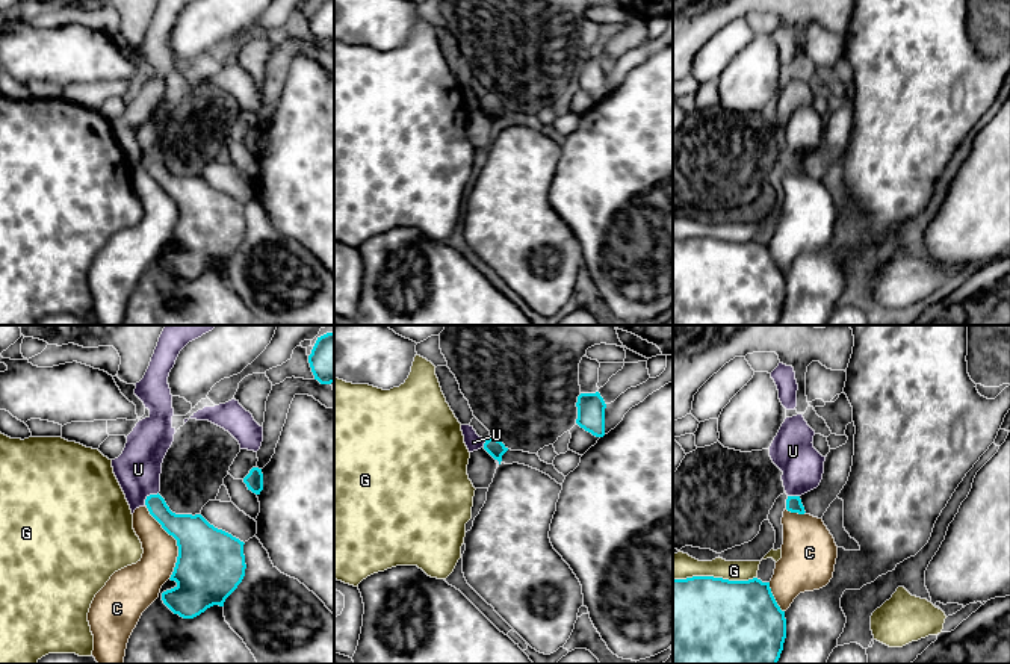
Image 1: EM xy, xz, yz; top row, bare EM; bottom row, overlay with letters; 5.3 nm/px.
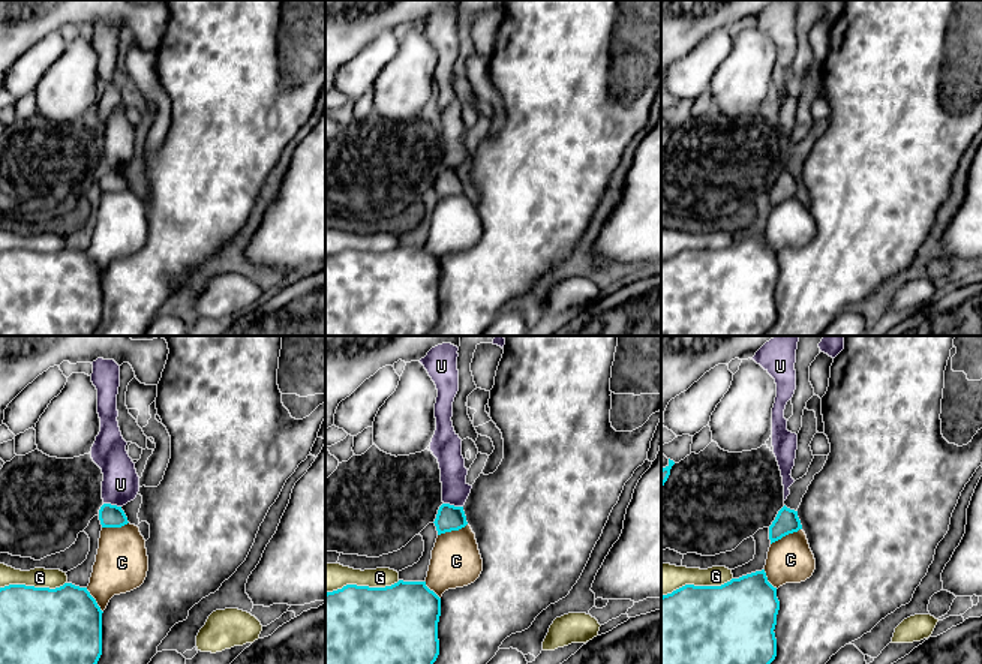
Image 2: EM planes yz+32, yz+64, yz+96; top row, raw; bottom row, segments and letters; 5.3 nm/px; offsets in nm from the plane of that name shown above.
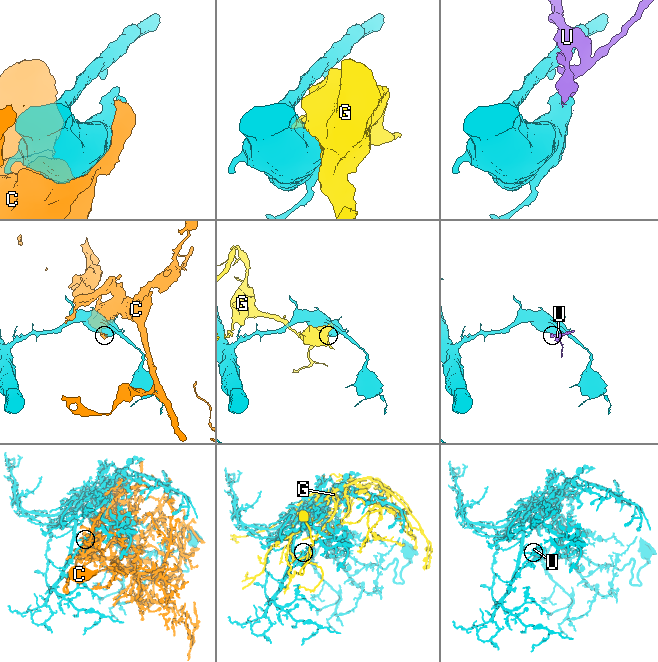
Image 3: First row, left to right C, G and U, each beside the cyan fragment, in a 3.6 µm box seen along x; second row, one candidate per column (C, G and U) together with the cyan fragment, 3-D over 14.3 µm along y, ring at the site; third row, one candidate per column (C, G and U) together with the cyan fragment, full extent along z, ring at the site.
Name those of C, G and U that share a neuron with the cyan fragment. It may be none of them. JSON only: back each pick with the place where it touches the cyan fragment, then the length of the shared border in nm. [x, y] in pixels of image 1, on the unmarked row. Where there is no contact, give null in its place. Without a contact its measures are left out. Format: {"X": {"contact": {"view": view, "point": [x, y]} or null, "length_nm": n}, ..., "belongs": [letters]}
{"belongs": []}

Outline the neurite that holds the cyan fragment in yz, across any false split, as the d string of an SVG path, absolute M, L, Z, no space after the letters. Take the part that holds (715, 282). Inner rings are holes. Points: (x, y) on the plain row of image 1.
M714 237L673 240L673 325L777 325L785 299L785 272L777 266L770 244Z

